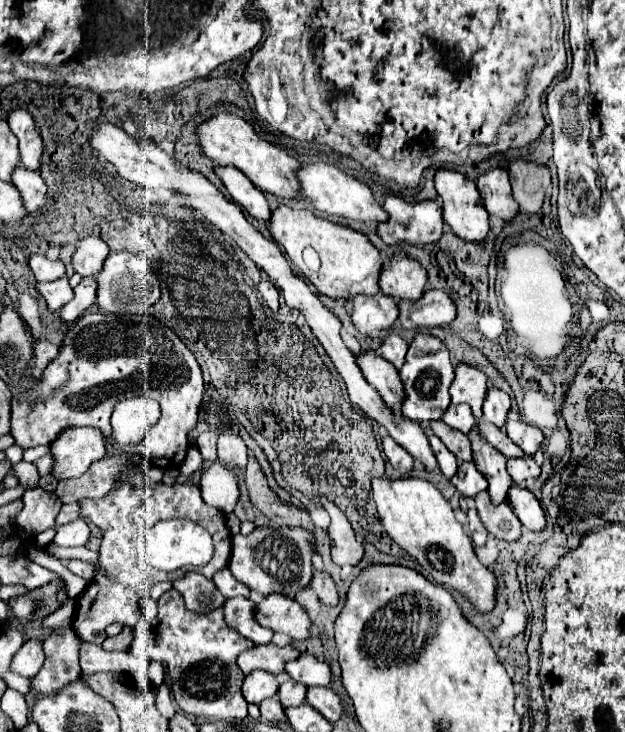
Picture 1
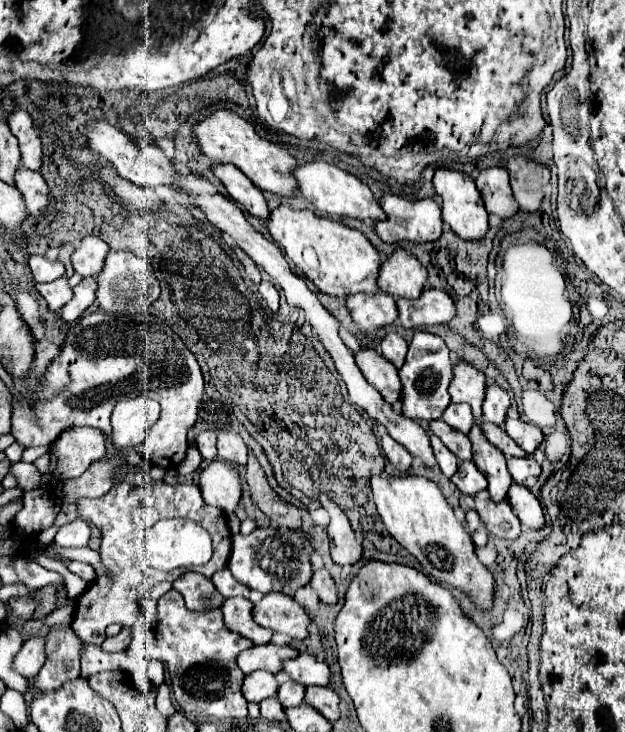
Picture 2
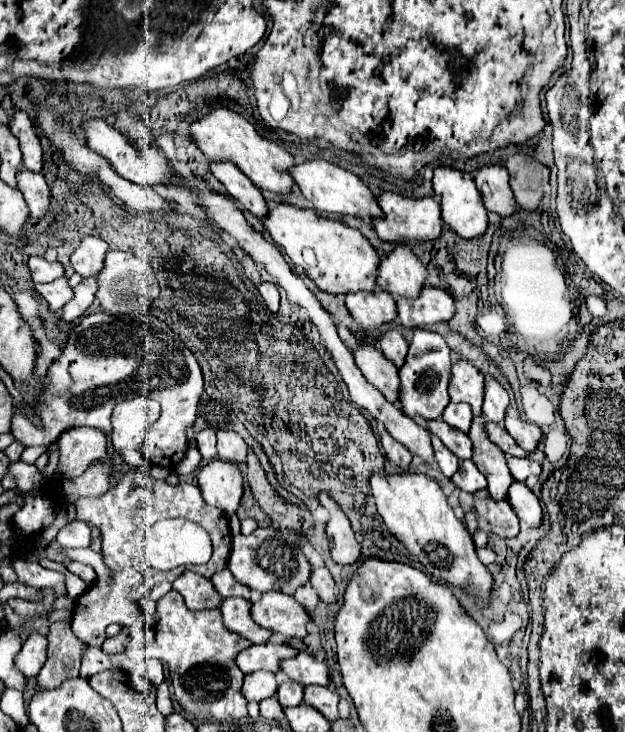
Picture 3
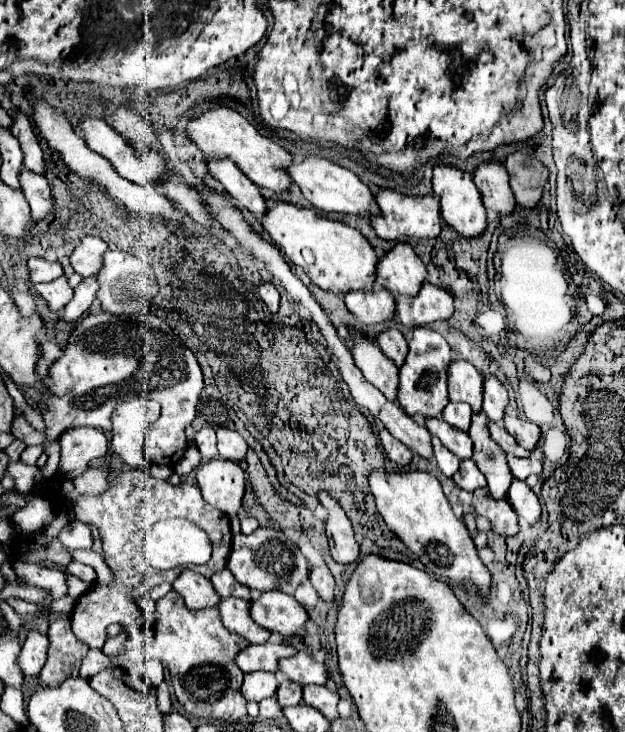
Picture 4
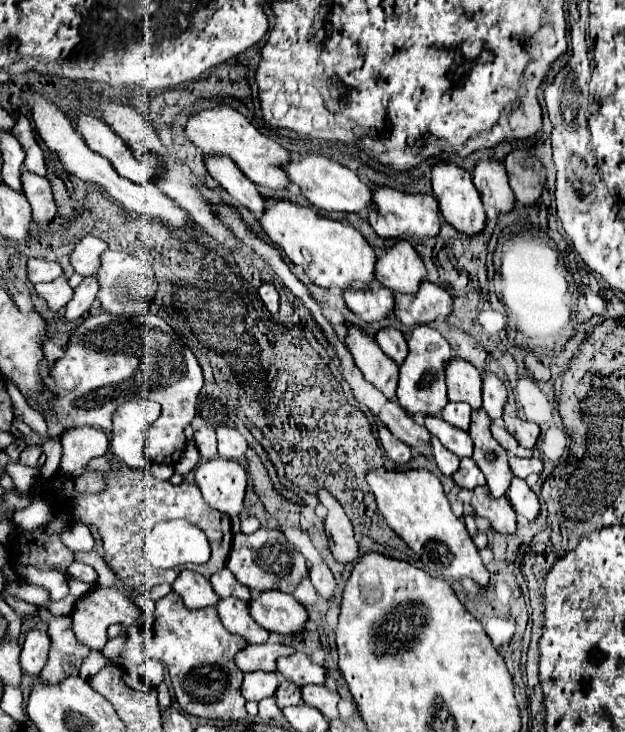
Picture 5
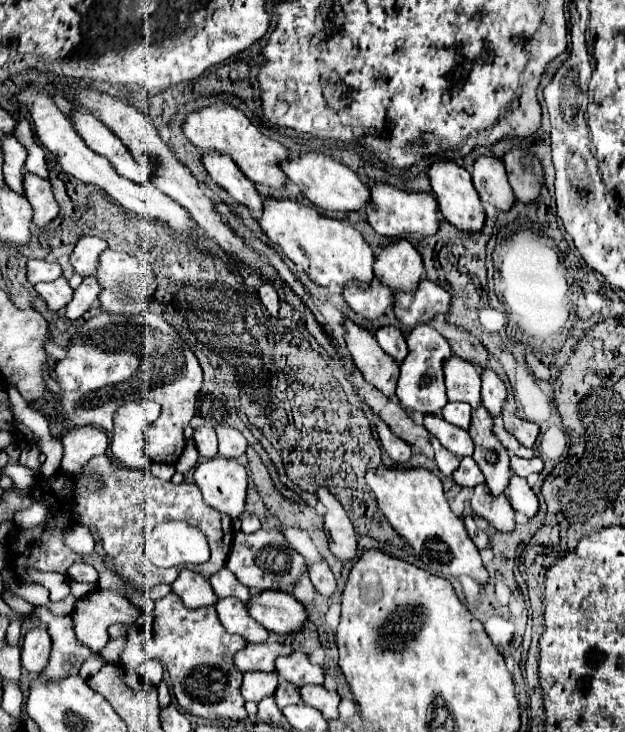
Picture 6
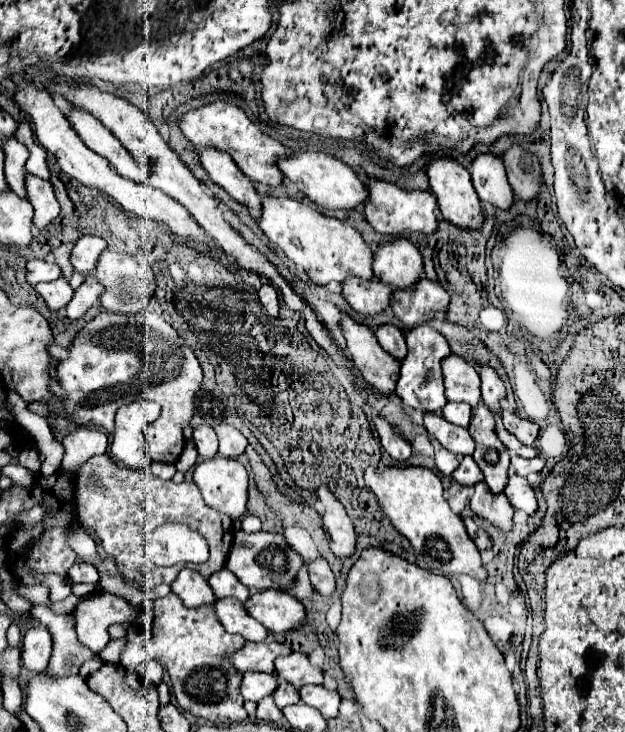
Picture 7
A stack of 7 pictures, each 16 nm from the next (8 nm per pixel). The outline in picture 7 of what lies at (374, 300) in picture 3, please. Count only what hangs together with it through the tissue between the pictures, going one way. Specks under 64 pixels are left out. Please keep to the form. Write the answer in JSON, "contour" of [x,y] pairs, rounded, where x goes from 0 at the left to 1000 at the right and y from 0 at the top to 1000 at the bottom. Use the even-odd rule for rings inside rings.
{"contour":[[[554,383],[547,396],[554,413],[582,434],[598,434],[611,429],[618,421],[624,421],[627,410],[627,393],[611,388],[608,383]]]}

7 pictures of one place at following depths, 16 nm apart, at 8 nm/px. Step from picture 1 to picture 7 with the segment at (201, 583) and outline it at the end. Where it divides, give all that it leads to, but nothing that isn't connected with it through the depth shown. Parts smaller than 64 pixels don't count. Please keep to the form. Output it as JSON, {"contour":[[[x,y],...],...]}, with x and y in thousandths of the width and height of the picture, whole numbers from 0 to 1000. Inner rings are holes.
{"contour":[[[301,776],[288,779],[285,790],[275,795],[275,809],[282,814],[288,814],[294,828],[301,828],[301,831],[346,822],[346,814],[342,814],[333,792],[323,790],[317,781],[301,779]]]}

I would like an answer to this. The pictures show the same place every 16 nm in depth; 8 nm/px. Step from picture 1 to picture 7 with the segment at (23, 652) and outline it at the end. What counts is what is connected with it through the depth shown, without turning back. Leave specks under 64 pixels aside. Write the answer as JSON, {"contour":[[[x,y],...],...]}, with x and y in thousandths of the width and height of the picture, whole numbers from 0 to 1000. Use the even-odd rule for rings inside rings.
{"contour":[[[48,858],[38,866],[38,883],[35,883],[35,910],[54,921],[70,918],[83,891],[83,869],[74,858]]]}

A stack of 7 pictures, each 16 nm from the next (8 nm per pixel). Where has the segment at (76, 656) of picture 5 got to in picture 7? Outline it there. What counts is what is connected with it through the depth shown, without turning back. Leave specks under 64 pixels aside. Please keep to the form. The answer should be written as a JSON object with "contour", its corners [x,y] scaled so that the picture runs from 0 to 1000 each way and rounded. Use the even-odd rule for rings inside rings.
{"contour":[[[51,828],[51,842],[61,844],[83,866],[83,896],[74,910],[77,923],[125,921],[128,910],[150,893],[144,885],[125,877],[118,863],[118,842],[90,842],[77,828]]]}

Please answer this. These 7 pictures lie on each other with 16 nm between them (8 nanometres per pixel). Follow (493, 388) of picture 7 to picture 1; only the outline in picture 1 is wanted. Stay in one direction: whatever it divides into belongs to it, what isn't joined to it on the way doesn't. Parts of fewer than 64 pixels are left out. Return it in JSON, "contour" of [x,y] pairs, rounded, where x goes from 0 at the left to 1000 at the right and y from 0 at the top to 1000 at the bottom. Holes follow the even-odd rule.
{"contour":[[[784,527],[781,544],[774,549],[774,574],[794,579],[797,585],[806,585],[813,560],[816,560],[816,544],[813,544],[813,538],[800,536],[790,527]]]}

